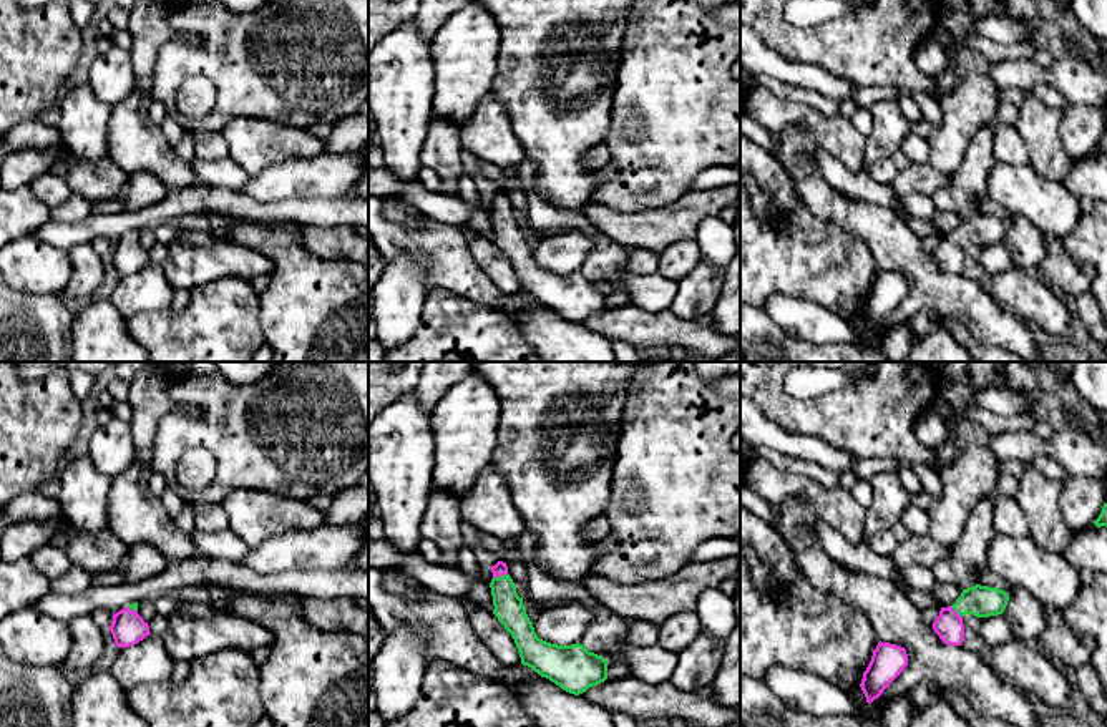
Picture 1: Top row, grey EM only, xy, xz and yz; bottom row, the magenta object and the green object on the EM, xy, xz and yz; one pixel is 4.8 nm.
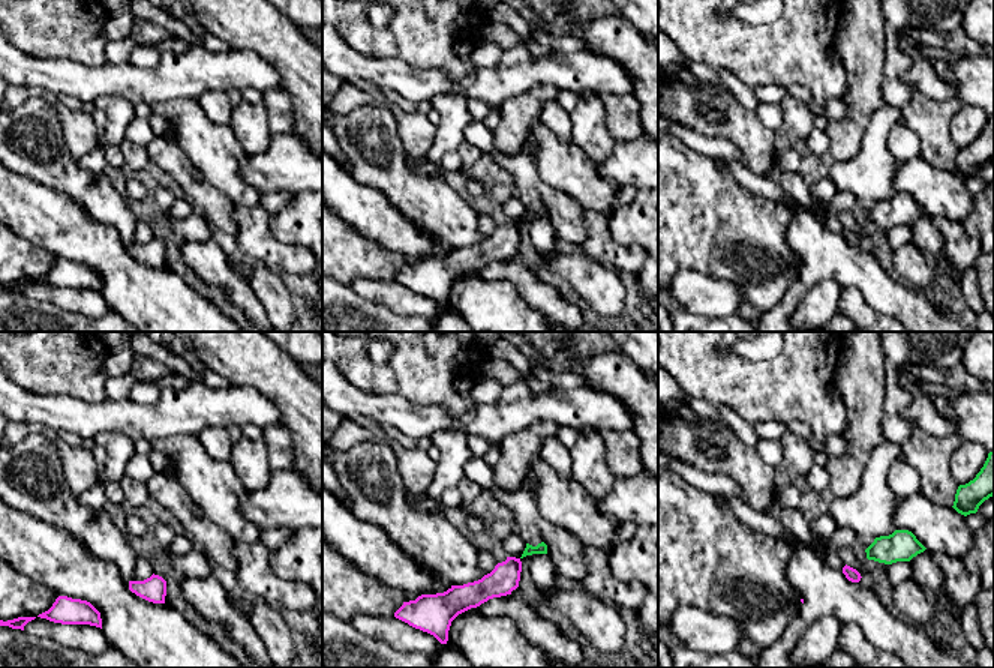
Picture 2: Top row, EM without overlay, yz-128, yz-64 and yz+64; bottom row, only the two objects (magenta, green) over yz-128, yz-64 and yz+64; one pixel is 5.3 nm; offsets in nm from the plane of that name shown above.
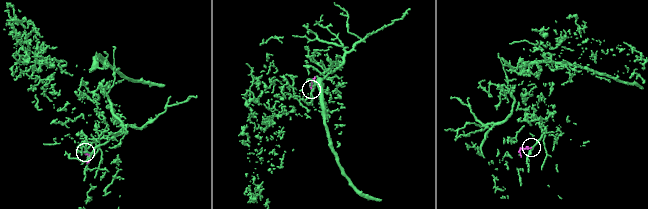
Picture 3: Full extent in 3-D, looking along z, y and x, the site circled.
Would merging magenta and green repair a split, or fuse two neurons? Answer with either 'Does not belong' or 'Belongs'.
Belongs

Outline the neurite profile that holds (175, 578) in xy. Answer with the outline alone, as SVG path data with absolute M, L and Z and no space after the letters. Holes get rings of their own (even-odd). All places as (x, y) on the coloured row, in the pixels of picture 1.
M199 558L168 564L156 576L129 584L90 586L78 594L50 593L32 607L43 614L70 622L80 616L91 616L98 609L113 614L133 603L154 603L161 596L181 594L186 588L222 584L252 593L290 593L315 598L367 598L368 569L304 571L290 569L276 574L256 574L237 563Z

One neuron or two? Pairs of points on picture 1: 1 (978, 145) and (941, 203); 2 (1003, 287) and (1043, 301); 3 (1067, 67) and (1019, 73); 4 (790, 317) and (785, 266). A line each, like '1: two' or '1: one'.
1: one
2: one
3: one
4: two

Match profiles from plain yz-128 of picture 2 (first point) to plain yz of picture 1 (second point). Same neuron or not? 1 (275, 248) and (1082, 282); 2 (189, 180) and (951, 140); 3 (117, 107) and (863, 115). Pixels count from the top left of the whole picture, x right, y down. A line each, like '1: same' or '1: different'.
1: same
2: different
3: different

